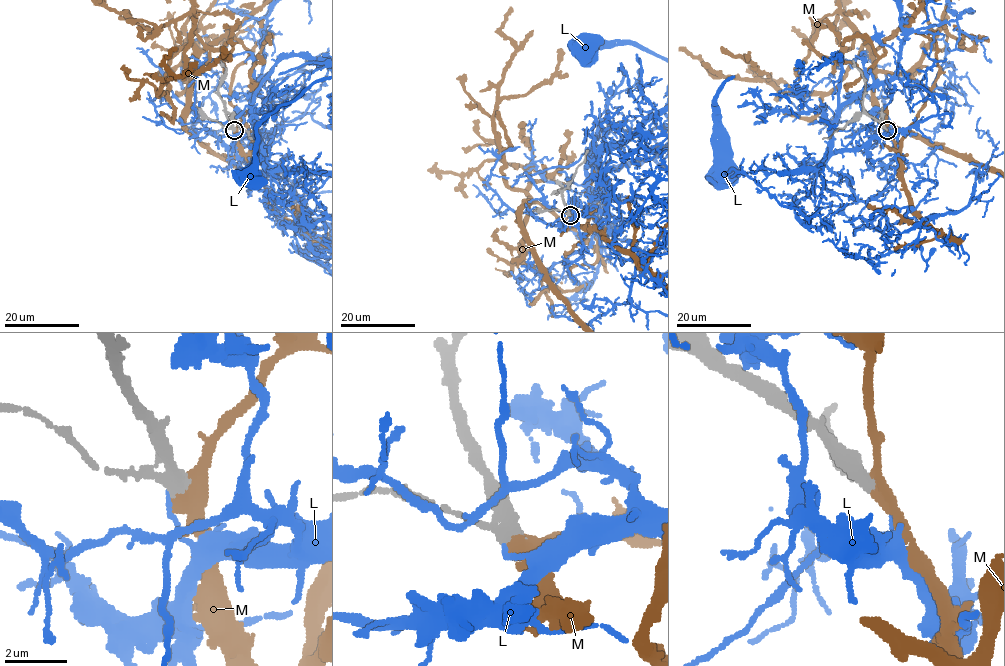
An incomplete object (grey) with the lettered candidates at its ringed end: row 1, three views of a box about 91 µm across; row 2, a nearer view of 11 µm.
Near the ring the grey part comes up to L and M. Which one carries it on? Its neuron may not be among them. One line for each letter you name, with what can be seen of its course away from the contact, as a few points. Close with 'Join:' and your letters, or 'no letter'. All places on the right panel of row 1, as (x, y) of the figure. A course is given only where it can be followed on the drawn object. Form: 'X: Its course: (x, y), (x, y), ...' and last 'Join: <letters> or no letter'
Join: M

